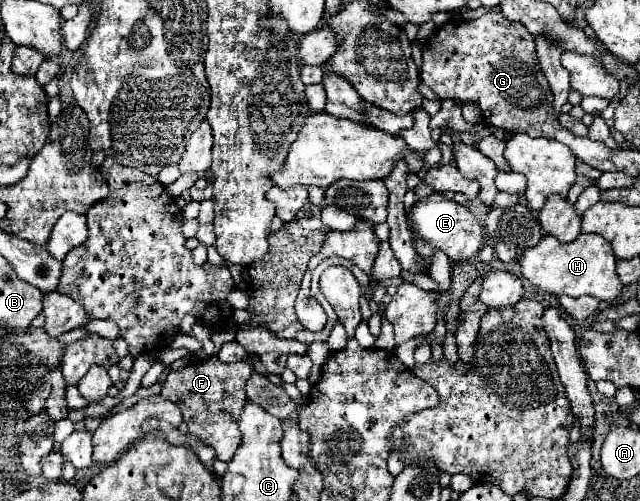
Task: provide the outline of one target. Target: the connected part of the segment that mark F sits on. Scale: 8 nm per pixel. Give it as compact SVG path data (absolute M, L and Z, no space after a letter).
M211 356L205 362L199 360L187 364L185 368L171 370L167 382L161 388L161 396L179 406L193 436L211 446L219 460L229 462L241 444L239 416L243 412L243 404L247 404L245 384L251 374L253 368L249 362L223 364L217 356Z

